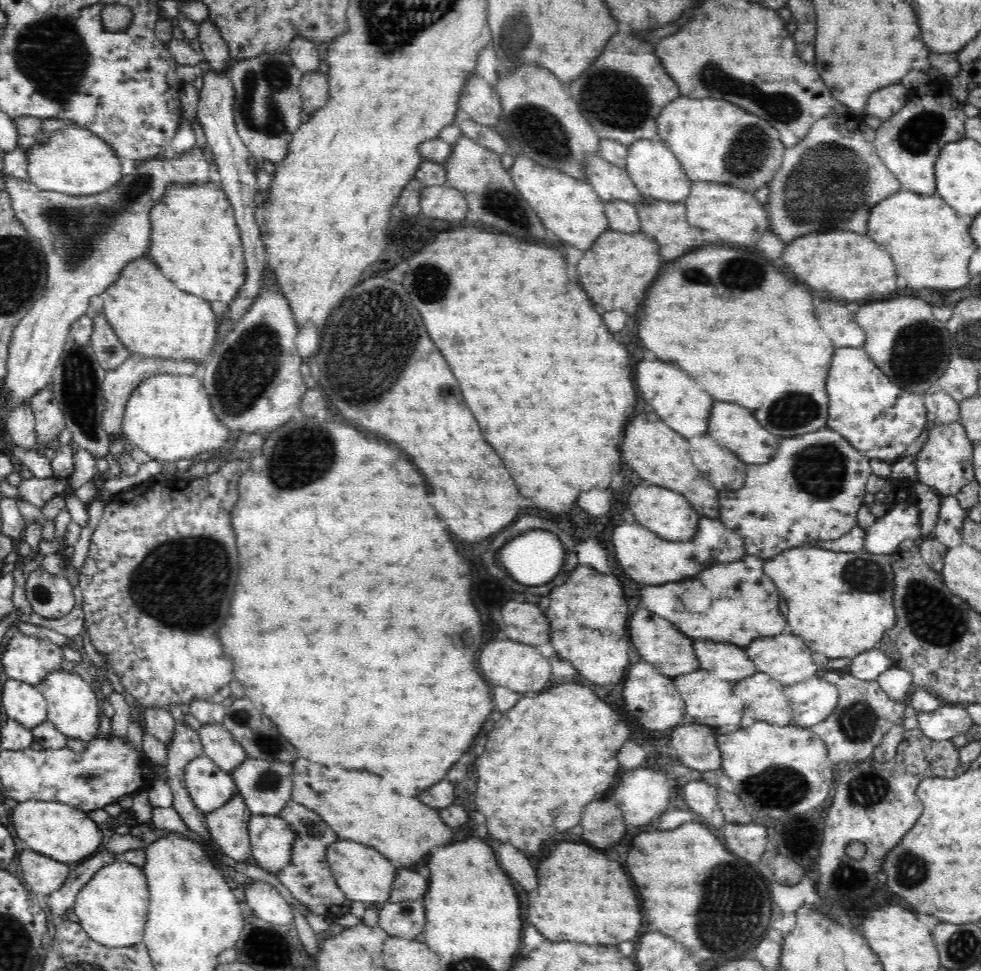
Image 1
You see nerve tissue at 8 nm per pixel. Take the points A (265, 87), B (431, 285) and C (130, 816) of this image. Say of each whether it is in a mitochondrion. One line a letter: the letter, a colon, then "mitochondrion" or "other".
A: mitochondrion
B: mitochondrion
C: other

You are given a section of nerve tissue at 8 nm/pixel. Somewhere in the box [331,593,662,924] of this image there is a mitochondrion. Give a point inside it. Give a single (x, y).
(406, 912)

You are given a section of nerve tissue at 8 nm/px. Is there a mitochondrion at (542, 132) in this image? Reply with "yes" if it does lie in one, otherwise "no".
yes

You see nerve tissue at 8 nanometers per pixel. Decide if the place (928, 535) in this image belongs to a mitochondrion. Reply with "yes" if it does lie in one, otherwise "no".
no

